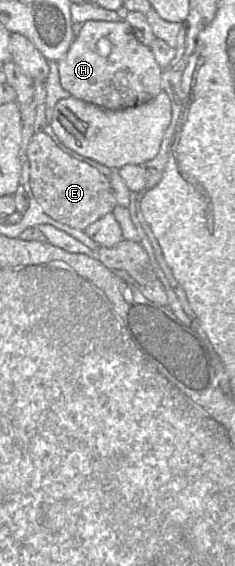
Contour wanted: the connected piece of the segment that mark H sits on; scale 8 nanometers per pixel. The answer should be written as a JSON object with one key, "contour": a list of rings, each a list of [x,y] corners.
{"contour":[[[125,20],[118,22],[86,21],[66,55],[57,64],[61,86],[71,97],[107,110],[123,110],[148,103],[162,91],[162,69],[151,50],[135,38],[131,26]]]}

